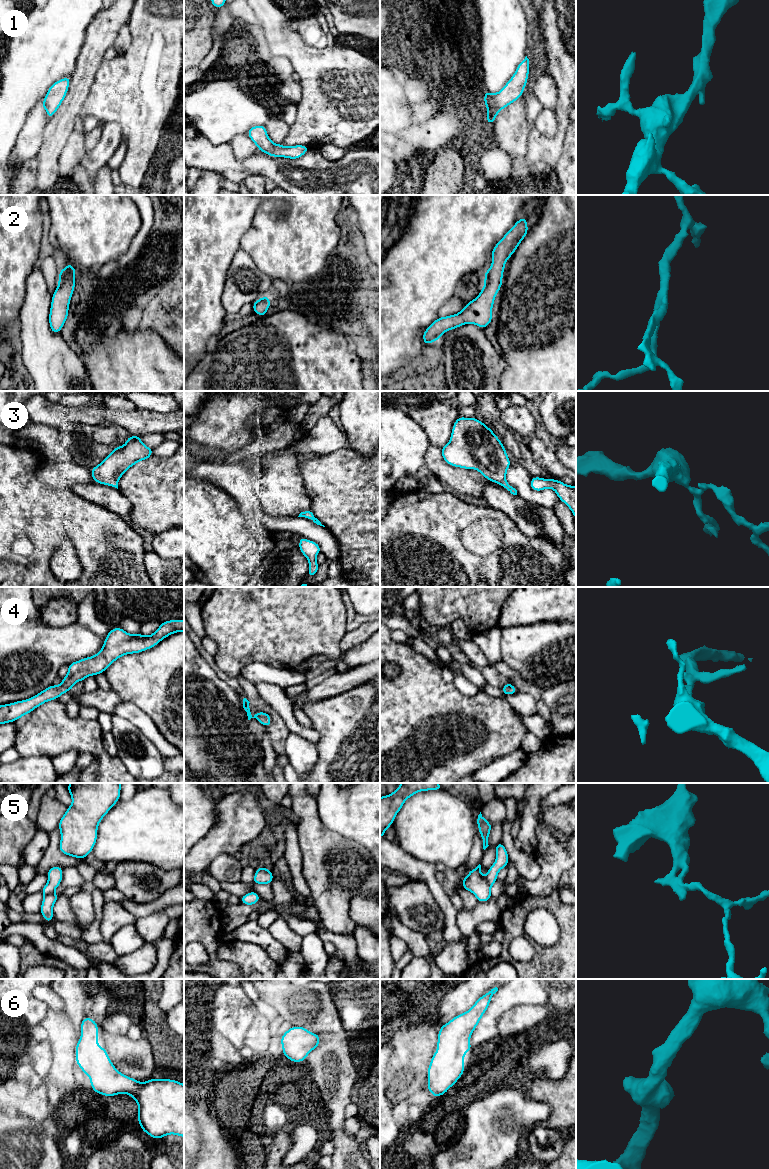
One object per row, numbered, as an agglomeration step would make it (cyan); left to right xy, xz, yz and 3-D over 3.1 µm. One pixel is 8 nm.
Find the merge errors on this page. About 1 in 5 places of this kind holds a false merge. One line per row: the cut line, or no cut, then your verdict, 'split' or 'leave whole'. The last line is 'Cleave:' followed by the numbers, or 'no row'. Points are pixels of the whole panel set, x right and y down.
1: no cut; leave whole
2: no cut; leave whole
3: no cut; leave whole
4: no cut; leave whole
5: no cut; leave whole
6: no cut; leave whole
Cleave: no row

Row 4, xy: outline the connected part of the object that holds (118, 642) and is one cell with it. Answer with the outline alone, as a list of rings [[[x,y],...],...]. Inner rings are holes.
[[[184,620],[165,621],[149,636],[141,633],[132,635],[120,627],[109,630],[101,651],[68,665],[68,674],[59,686],[53,684],[27,700],[0,705],[0,725],[14,722],[45,702],[58,699],[63,693],[69,692],[76,682],[104,673],[119,657],[148,650],[177,632],[184,632]]]

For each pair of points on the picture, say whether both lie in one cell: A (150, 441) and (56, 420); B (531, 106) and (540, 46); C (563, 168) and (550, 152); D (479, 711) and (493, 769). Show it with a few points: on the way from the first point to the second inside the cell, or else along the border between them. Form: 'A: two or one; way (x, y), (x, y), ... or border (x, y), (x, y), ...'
A: two; border (163, 433), (144, 433), (140, 435)
B: one; way (529, 91), (530, 81), (538, 67), (538, 61)
C: two; border (559, 160), (554, 169)
D: two; border (513, 751), (493, 760), (474, 772)

